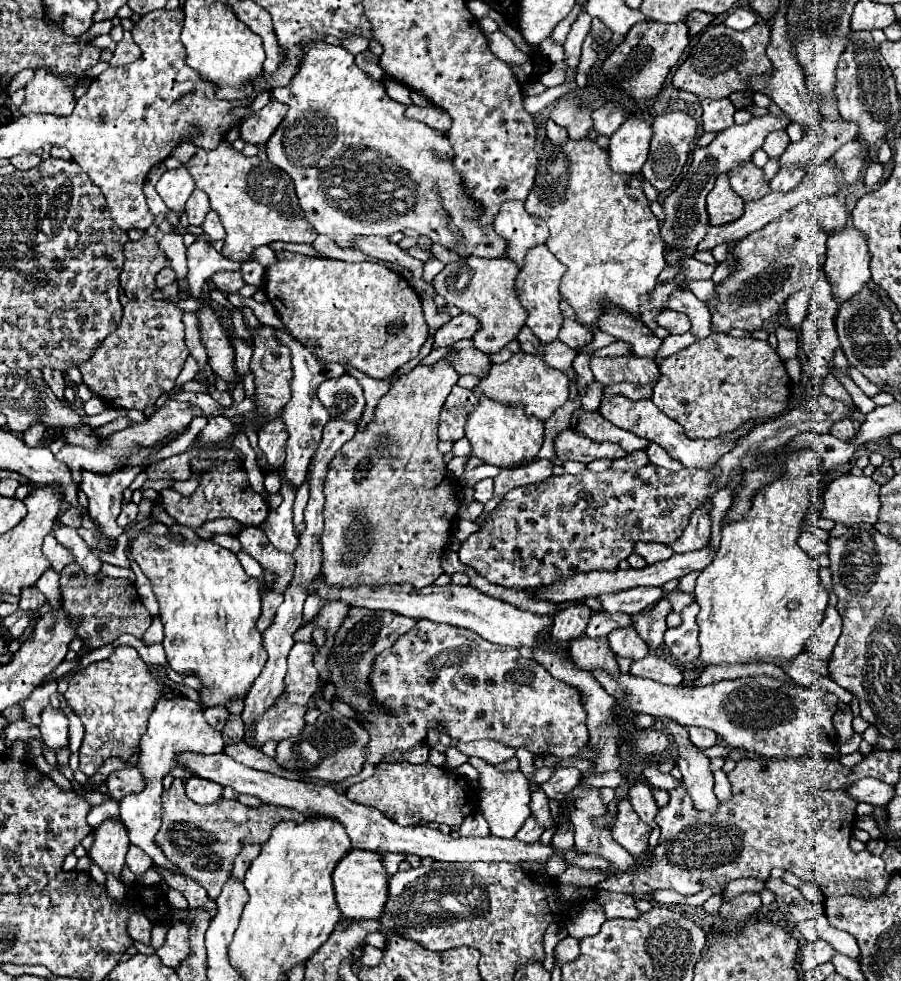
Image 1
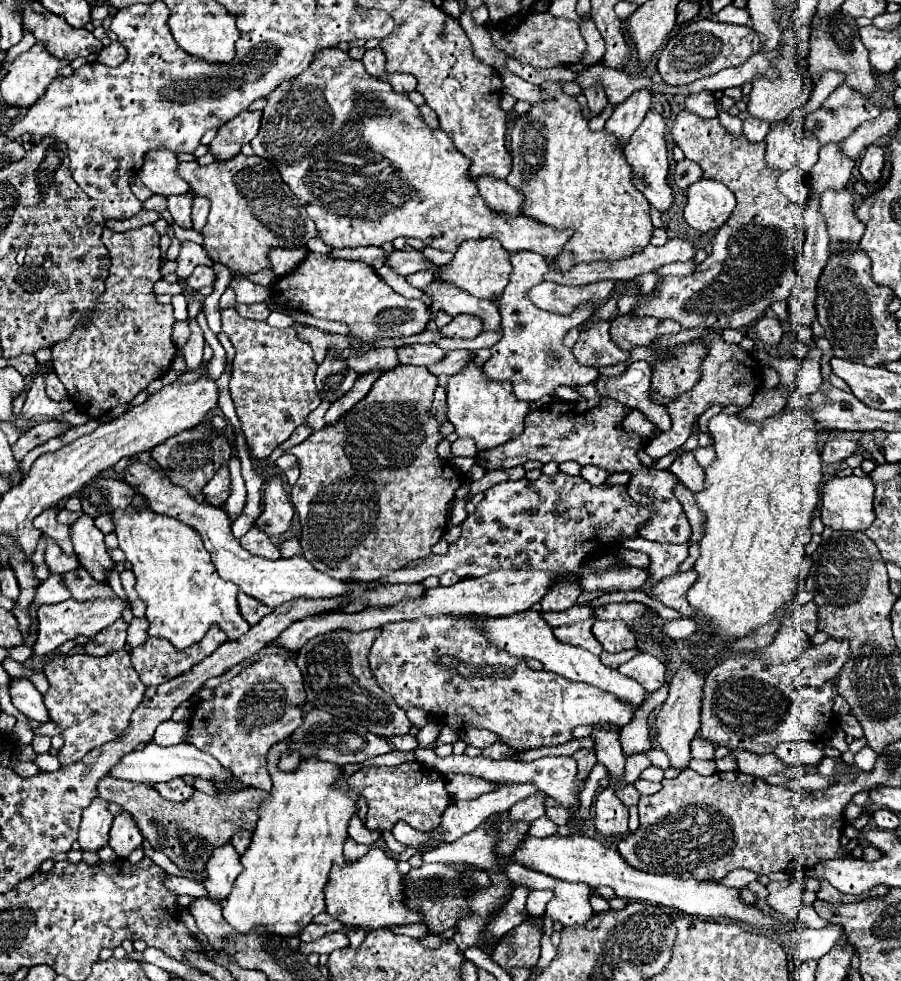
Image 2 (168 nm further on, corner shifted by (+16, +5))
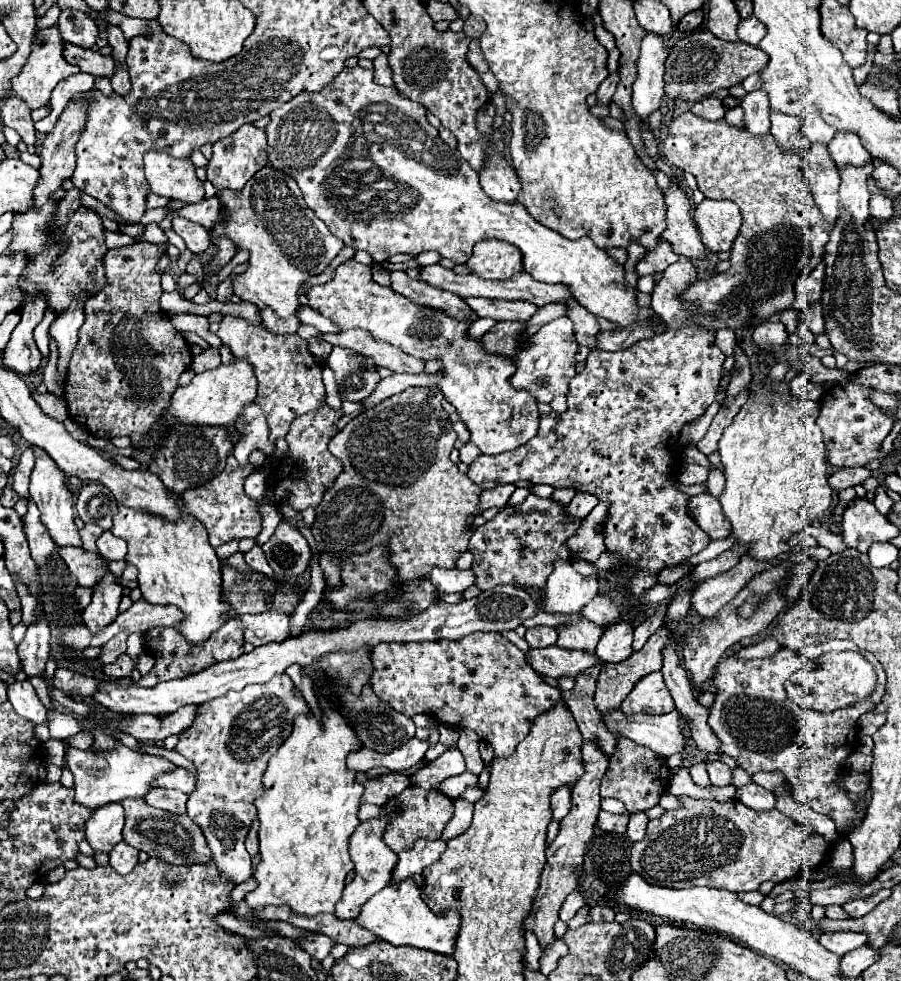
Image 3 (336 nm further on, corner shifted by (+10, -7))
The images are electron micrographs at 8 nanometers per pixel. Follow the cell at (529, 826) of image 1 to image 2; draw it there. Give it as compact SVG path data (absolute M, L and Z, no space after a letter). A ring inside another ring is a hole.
M536 792L534 796L516 802L508 816L512 822L534 822L536 818L540 818L544 814L544 792Z

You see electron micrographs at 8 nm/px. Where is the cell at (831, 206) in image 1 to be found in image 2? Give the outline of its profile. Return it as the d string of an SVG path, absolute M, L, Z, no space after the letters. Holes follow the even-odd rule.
M826 144L820 148L820 158L810 170L810 190L814 196L820 196L828 188L844 190L850 180L854 160L848 160L840 154L840 144Z

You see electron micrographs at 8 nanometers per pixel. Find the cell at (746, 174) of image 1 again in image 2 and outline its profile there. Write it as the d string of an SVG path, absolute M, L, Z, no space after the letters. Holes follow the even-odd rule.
M682 110L672 126L674 142L684 150L684 156L700 164L704 170L704 178L714 178L726 184L736 196L736 208L726 224L714 236L712 254L696 266L694 274L690 276L664 276L662 282L656 286L658 294L648 298L642 306L634 308L632 314L636 316L656 316L656 318L670 318L680 322L682 328L702 328L702 330L724 330L724 328L744 328L754 322L768 306L778 300L786 300L794 286L800 286L802 280L798 276L798 264L804 250L806 240L806 218L802 207L790 202L778 188L776 180L780 172L774 172L764 162L766 144L752 144L744 136L734 138L730 136L718 118L704 120L688 110Z

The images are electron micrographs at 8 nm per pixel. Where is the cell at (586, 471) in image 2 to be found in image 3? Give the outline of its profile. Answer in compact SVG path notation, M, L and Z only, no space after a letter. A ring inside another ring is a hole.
M576 494L574 498L572 498L572 502L566 506L566 516L570 516L570 520L584 520L586 518L586 514L594 508L598 504L598 500L596 500L596 496L592 496L592 494Z

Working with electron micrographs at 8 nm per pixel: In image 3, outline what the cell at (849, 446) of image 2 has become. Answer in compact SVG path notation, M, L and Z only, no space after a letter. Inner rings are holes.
M858 466L858 468L840 468L836 474L830 476L828 482L830 482L832 488L842 490L842 488L854 488L854 486L862 484L868 476L872 476L872 472L862 468L862 466Z

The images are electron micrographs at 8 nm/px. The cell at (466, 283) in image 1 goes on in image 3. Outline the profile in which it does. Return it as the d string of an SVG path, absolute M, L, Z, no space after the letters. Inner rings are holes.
M482 240L474 246L474 252L466 266L486 280L508 280L522 272L522 252L504 240Z

